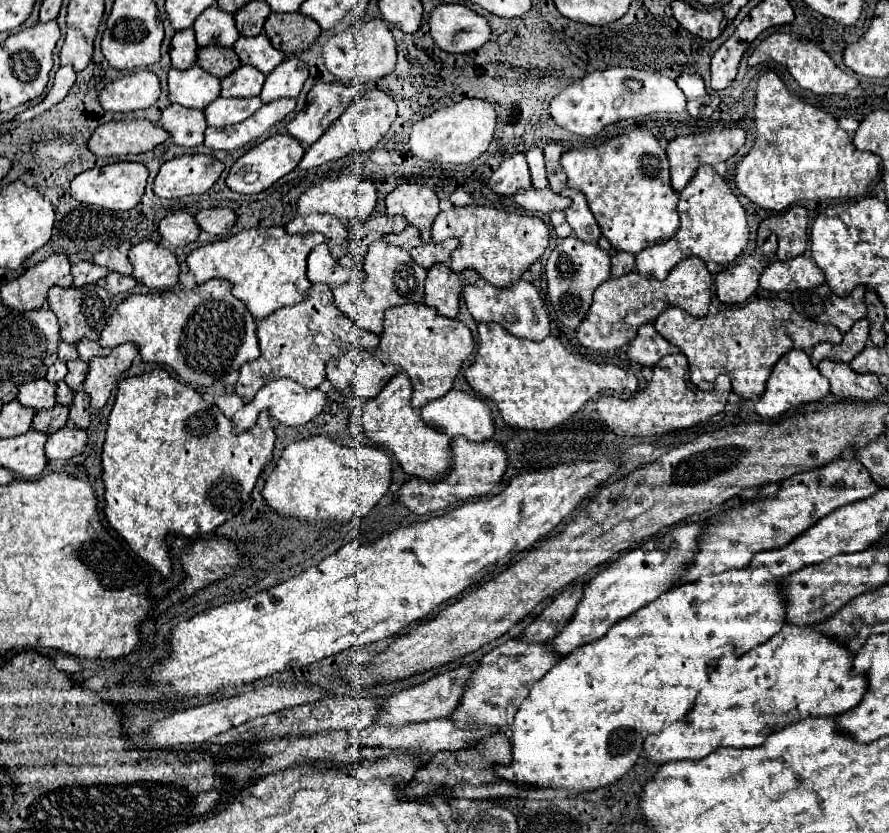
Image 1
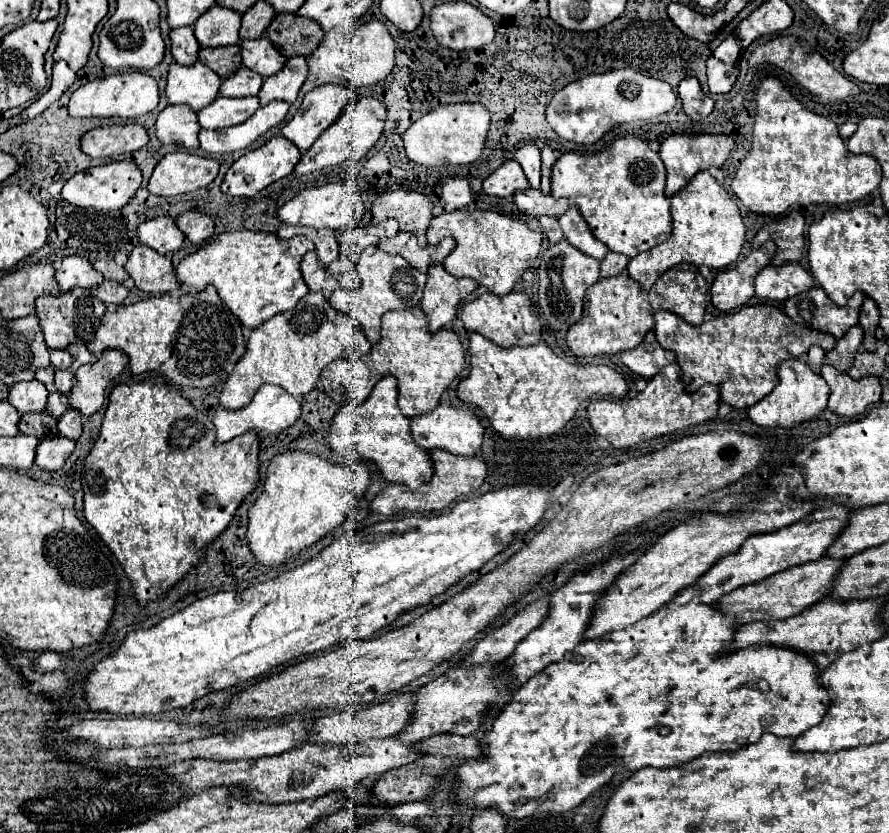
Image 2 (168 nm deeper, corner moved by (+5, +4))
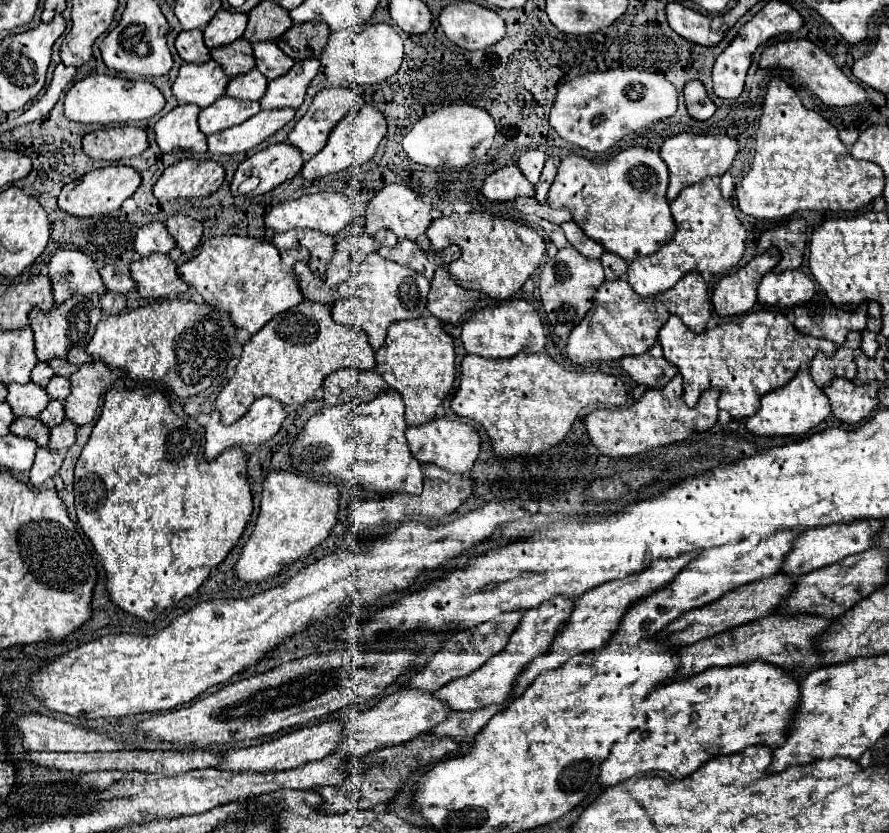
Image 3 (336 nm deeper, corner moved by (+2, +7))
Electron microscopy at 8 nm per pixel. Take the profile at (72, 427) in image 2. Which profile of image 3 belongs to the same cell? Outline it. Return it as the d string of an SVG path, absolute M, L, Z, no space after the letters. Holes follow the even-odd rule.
M62 421L58 427L50 429L50 441L48 441L48 449L50 451L66 451L76 439L76 427L72 421Z

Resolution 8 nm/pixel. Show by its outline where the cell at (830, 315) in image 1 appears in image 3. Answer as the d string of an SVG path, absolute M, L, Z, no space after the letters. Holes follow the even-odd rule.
M818 295L810 301L810 305L800 305L794 309L794 327L804 335L828 339L840 347L850 331L866 329L866 307L842 311L830 305L826 295Z

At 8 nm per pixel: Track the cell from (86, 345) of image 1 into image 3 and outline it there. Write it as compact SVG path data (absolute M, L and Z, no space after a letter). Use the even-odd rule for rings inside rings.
M74 347L74 349L70 349L70 353L68 353L68 357L66 357L72 365L76 365L76 367L80 367L80 365L84 365L84 363L90 363L90 361L94 361L84 349L80 349L80 347Z

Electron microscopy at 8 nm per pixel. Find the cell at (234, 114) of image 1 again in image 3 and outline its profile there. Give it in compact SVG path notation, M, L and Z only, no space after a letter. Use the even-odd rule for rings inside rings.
M220 97L210 107L204 107L198 115L200 131L212 135L216 131L228 129L232 125L240 125L260 111L260 103L256 101L240 101L232 97Z

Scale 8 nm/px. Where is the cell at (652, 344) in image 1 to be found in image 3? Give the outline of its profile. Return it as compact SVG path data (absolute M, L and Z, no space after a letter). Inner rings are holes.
M654 345L636 357L624 357L620 365L638 385L650 389L662 389L678 373L678 369L664 359L660 345Z

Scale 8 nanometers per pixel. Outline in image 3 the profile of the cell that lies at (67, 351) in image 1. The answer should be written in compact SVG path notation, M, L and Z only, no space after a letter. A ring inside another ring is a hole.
M52 359L50 361L50 367L54 369L56 375L62 375L62 377L70 377L72 373L76 373L76 365L70 365L66 359Z

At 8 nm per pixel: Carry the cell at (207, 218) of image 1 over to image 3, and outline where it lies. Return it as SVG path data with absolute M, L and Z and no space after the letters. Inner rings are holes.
M186 215L170 217L166 221L166 229L176 239L176 247L182 253L194 251L202 239L202 223L192 217L186 217Z

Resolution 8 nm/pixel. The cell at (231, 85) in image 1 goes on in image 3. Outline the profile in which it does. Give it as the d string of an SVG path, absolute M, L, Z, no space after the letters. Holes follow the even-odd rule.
M252 69L232 79L228 83L226 95L234 99L242 99L242 101L260 101L262 95L266 93L266 85L268 85L268 79L262 77L262 73L258 73L256 69Z

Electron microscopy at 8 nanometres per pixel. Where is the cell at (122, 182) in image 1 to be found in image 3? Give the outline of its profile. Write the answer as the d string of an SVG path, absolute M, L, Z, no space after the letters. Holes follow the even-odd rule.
M110 165L104 169L96 169L80 177L78 181L72 181L64 185L60 197L58 197L58 207L66 211L72 217L96 217L96 215L108 215L116 209L120 209L122 201L128 199L140 185L140 177L136 169L130 169L126 165Z

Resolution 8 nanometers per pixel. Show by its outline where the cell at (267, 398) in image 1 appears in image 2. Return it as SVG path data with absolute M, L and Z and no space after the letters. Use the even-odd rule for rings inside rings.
M263 384L253 400L239 408L239 410L227 410L227 408L217 408L215 412L215 418L213 418L213 424L215 424L215 430L217 430L217 440L219 442L229 442L231 438L247 432L247 430L255 430L259 432L261 436L265 434L277 434L277 432L283 432L285 428L289 428L303 412L303 406L301 406L301 398L295 398L291 396L287 390L283 390L281 386L277 384Z

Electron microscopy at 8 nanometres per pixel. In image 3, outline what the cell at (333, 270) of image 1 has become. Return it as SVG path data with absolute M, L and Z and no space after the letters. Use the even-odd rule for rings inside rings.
M296 263L294 265L294 273L298 277L298 285L300 285L300 291L302 291L302 297L306 301L312 301L312 303L324 303L324 305L330 305L330 301L326 299L326 283L322 279L316 279L312 277L312 271L308 267L308 263Z

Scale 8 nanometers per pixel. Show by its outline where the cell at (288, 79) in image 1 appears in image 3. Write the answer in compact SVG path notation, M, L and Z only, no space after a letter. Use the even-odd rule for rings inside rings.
M318 59L296 61L290 73L282 75L280 79L268 81L268 91L260 99L262 109L282 109L282 107L298 109L304 103L306 89L310 81L316 77L316 73L318 73Z

